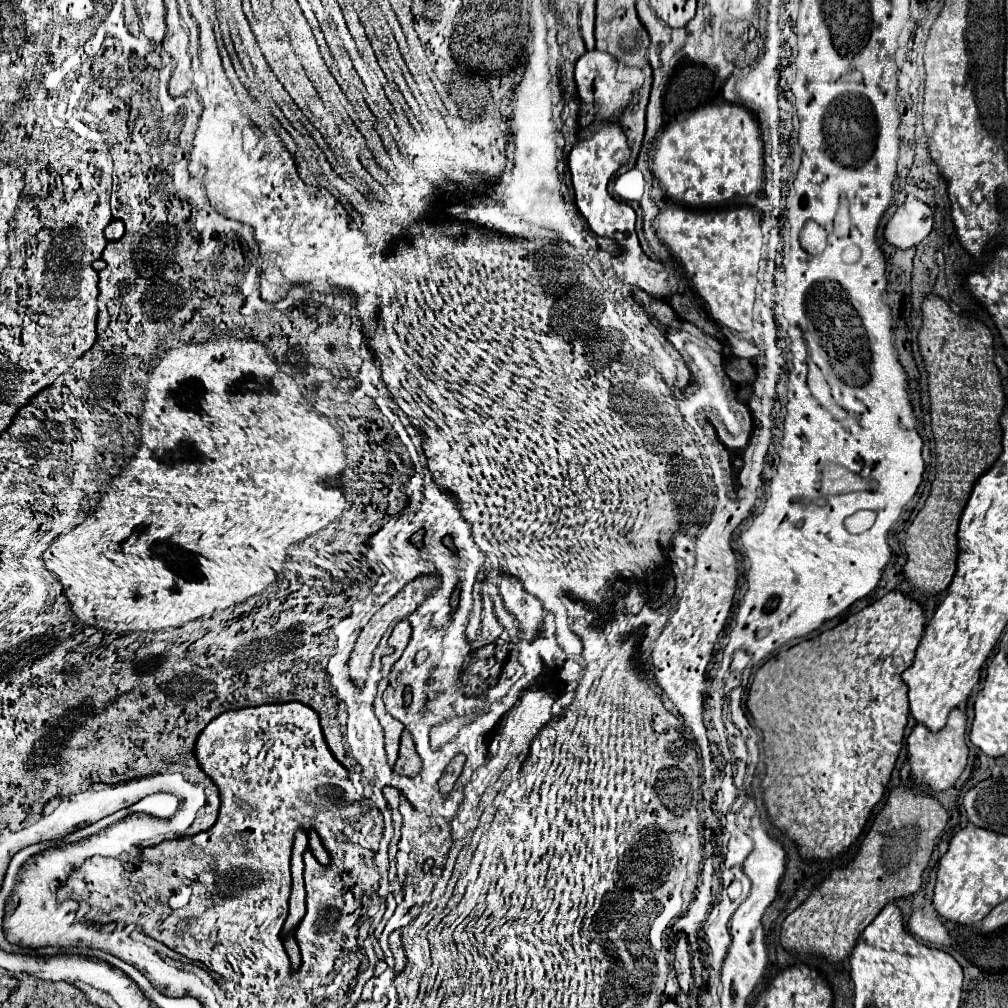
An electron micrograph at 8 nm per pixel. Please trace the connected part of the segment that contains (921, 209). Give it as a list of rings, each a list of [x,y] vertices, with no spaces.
[[[906,200],[884,228],[888,244],[908,250],[918,246],[932,230],[932,210],[920,200]]]

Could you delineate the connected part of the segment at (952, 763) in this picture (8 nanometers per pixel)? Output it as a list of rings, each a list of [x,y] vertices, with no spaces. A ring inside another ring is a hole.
[[[952,710],[948,724],[940,732],[928,732],[922,724],[916,724],[908,736],[908,764],[912,768],[912,780],[916,786],[928,786],[932,792],[948,790],[962,774],[968,760],[966,746],[966,714],[962,710]]]

